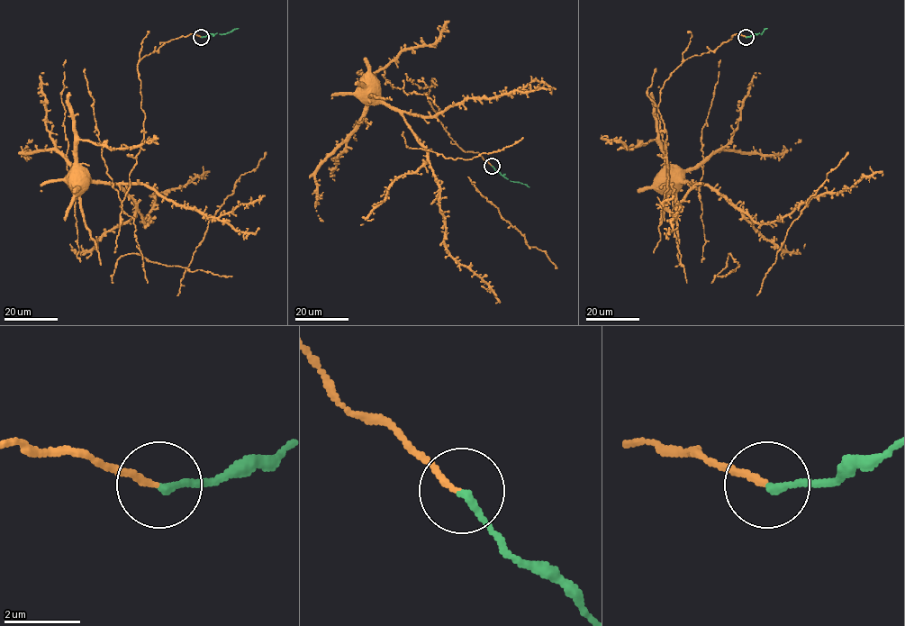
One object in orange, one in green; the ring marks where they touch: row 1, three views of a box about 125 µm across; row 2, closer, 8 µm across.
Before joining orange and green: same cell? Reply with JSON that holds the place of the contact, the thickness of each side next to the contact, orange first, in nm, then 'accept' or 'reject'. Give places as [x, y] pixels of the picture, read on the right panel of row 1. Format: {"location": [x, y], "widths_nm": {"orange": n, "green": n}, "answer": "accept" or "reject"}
{"location": [746, 37], "widths_nm": {"orange": 160, "green": 180}, "answer": "accept"}

